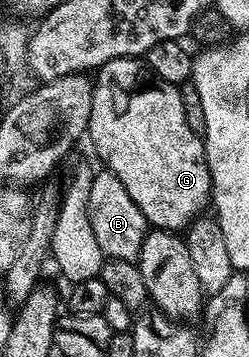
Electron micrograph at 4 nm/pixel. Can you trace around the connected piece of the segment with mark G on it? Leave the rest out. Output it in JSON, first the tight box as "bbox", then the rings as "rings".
{"bbox":[87,58,211,231],"rings":[[[114,58],[99,67],[93,78],[93,108],[87,134],[99,153],[102,165],[112,170],[125,184],[133,204],[141,208],[145,220],[156,230],[186,231],[208,209],[211,200],[211,177],[203,139],[185,120],[185,104],[178,86],[161,80],[139,58]]]}

